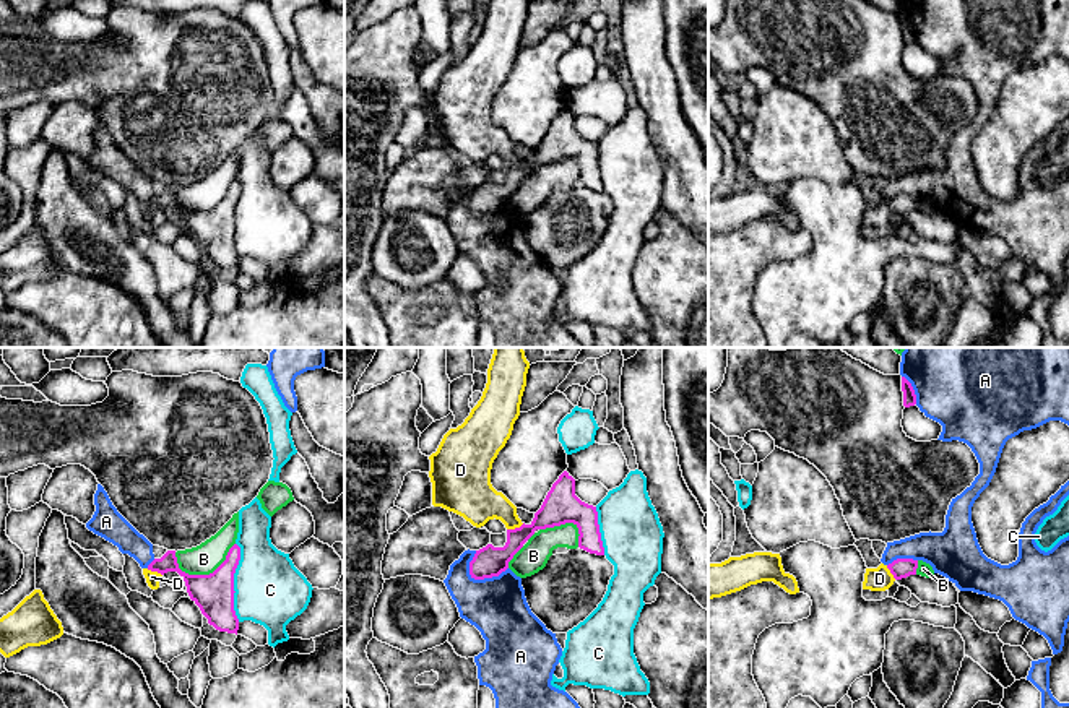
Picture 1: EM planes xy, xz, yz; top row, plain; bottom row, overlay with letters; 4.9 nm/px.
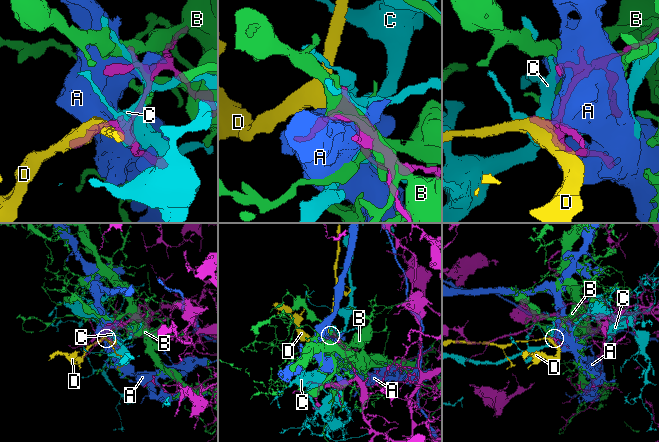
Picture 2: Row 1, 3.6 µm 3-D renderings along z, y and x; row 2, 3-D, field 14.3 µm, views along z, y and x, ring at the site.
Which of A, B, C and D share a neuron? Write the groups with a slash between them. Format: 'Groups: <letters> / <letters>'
Groups: A / B / C / D

